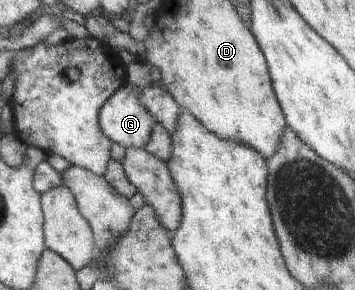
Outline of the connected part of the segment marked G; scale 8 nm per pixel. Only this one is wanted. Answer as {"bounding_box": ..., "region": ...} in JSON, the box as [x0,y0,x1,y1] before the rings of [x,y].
{"bounding_box":[99,85,156,149],"region":[[[124,85],[99,113],[100,128],[112,141],[125,148],[143,149],[151,139],[156,118],[140,102],[140,89]]]}

